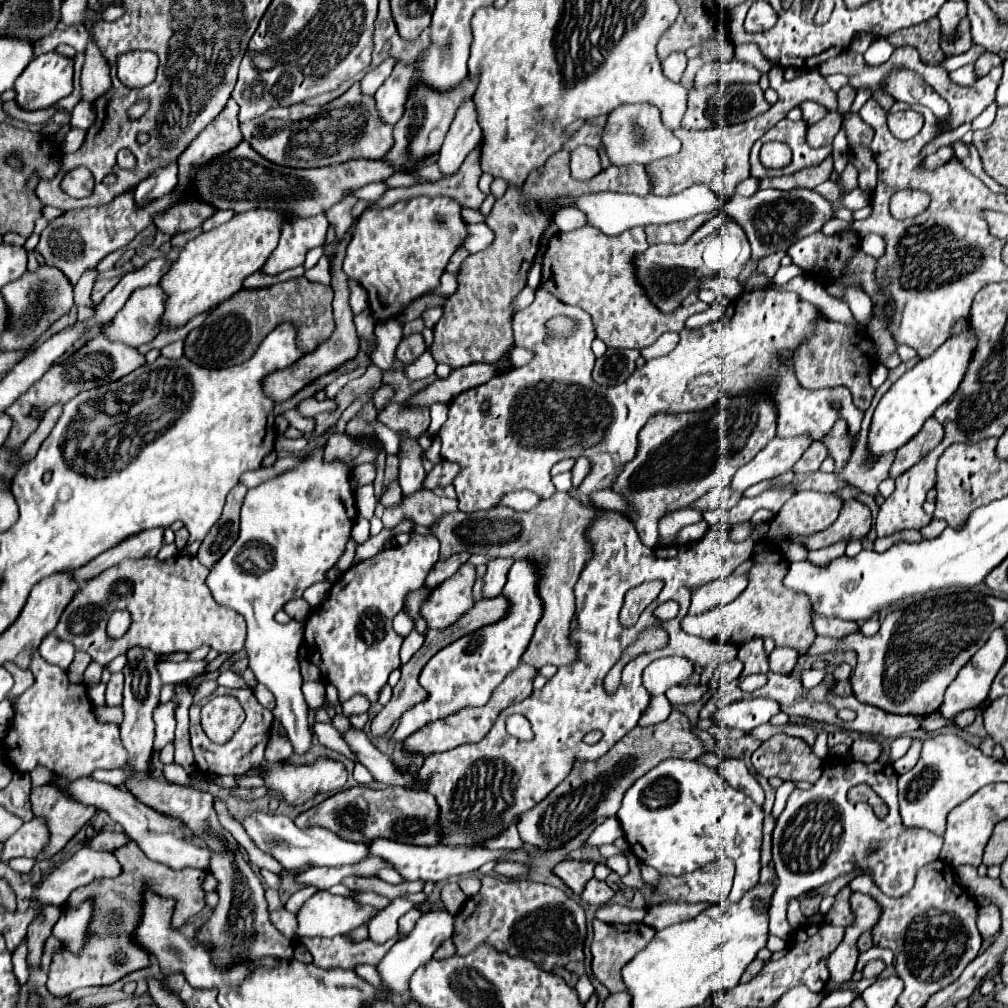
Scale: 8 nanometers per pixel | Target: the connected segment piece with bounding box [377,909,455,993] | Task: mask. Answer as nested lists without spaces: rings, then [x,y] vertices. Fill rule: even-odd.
[[[431,909],[427,913],[423,913],[419,917],[419,921],[415,923],[413,931],[409,935],[405,935],[403,939],[399,939],[391,949],[389,953],[381,959],[381,963],[377,965],[381,977],[383,977],[383,983],[389,987],[389,989],[399,989],[399,993],[405,993],[407,991],[407,981],[411,977],[411,973],[427,963],[427,959],[431,959],[431,955],[437,951],[437,947],[453,937],[453,927],[455,927],[455,915],[451,915],[447,909]]]

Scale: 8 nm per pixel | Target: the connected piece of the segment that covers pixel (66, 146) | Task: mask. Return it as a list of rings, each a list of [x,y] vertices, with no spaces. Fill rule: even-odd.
[[[71,129],[65,143],[63,143],[63,153],[75,153],[81,145],[83,145],[83,139],[85,139],[85,131],[83,129]]]

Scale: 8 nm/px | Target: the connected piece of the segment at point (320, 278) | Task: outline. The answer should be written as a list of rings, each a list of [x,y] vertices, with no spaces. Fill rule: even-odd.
[[[323,255],[323,257],[319,259],[319,263],[317,263],[313,269],[305,271],[305,277],[307,277],[309,281],[317,281],[317,283],[329,285],[329,283],[331,283],[331,267],[329,267],[329,257],[327,257],[327,255]]]

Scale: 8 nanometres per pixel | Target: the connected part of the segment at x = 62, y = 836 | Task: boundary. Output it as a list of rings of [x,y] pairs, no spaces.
[[[51,783],[31,789],[31,805],[35,817],[45,817],[51,831],[51,841],[39,859],[49,859],[61,851],[69,839],[97,813],[97,807],[75,801]]]

